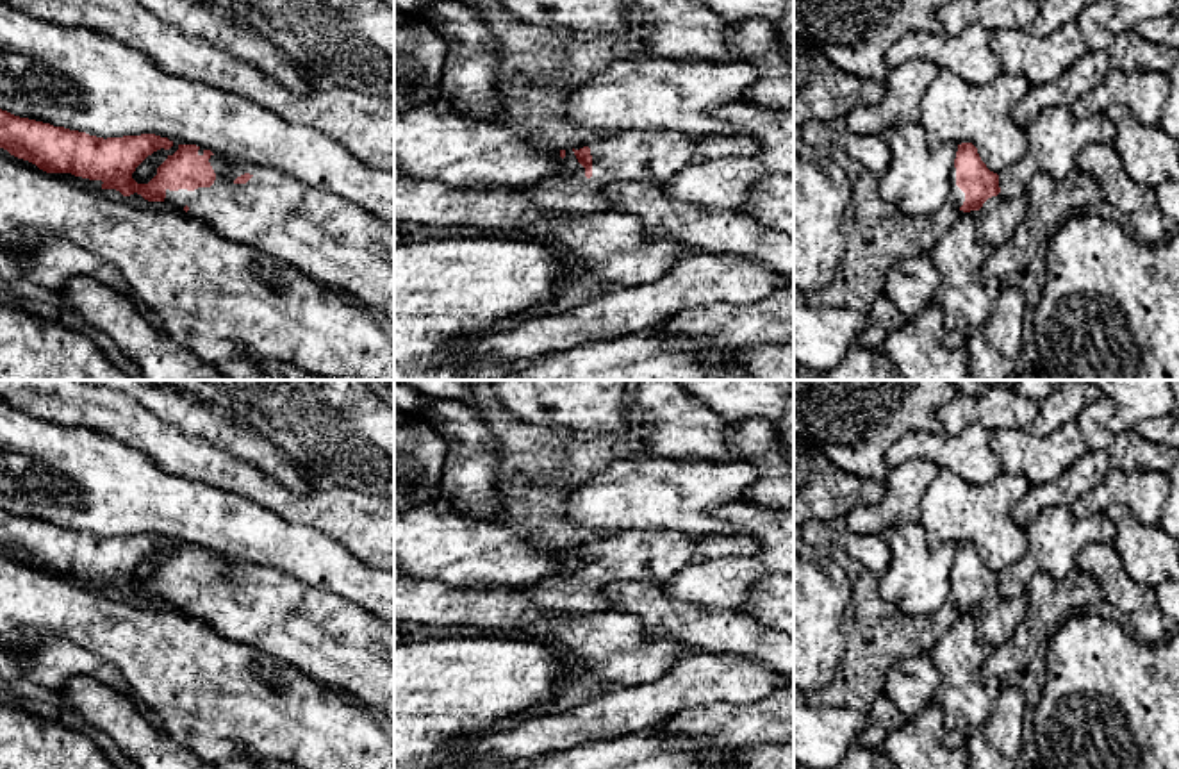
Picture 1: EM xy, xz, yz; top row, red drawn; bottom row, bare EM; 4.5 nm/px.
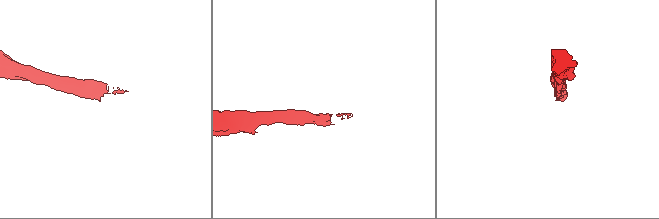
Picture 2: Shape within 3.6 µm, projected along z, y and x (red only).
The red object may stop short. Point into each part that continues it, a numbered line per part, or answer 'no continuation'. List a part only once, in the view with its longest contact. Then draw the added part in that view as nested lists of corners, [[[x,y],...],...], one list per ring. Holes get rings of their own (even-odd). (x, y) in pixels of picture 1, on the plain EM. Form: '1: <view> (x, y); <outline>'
1: xy (336, 643); [[[209,558],[216,580],[194,591],[166,589],[164,601],[180,612],[207,621],[221,637],[244,642],[282,666],[291,666],[312,680],[357,696],[394,723],[394,630],[335,594],[298,583],[276,569],[251,562]]]

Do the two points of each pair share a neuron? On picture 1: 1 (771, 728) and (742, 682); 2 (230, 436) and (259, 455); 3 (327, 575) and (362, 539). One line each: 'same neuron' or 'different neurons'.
1: different neurons
2: same neuron
3: different neurons

